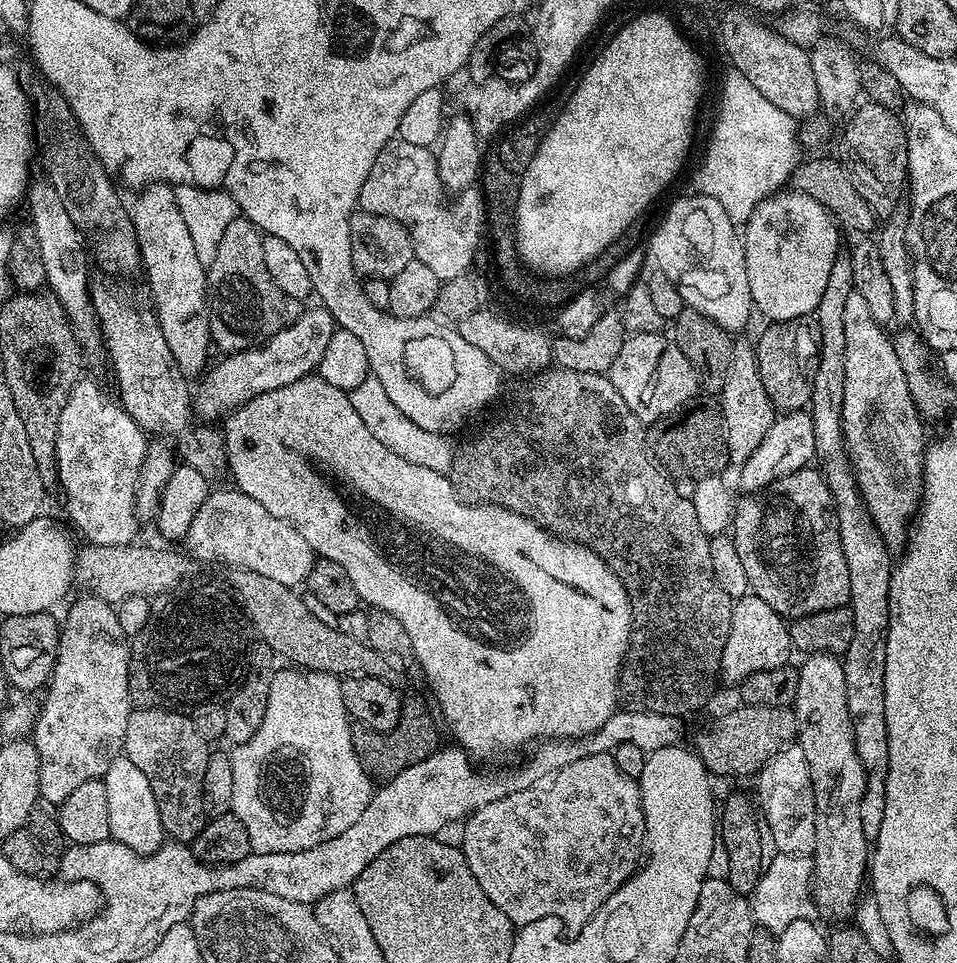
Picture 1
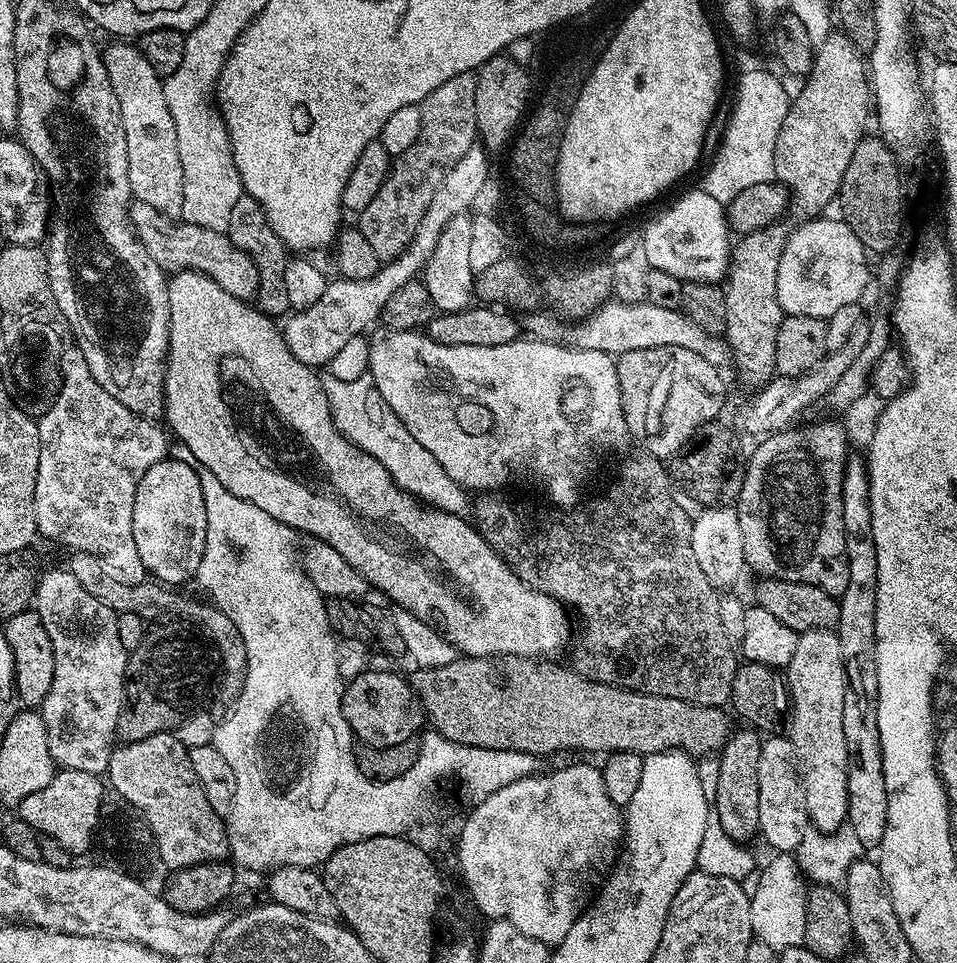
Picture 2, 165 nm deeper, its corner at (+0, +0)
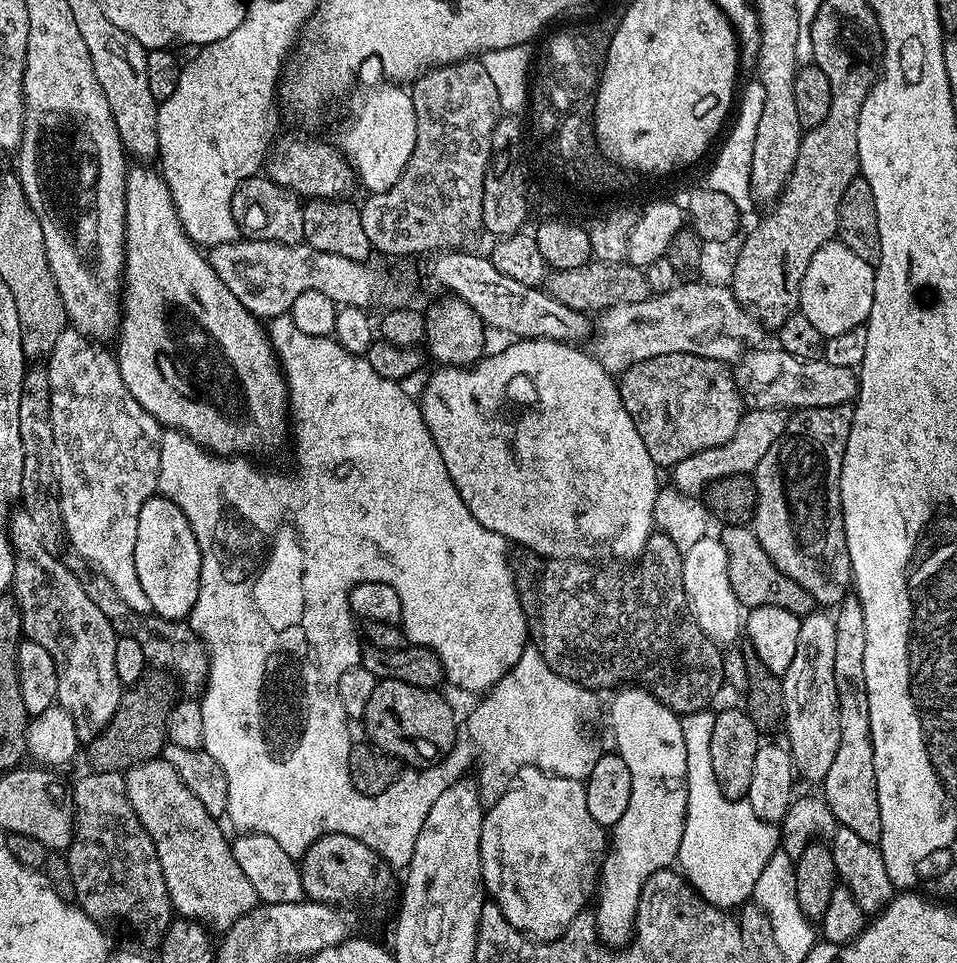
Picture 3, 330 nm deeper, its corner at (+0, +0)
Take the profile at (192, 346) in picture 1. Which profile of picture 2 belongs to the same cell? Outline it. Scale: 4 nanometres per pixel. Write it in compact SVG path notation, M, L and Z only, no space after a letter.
M112 42L102 52L106 74L114 94L118 98L118 110L122 118L122 130L126 134L126 166L130 174L130 190L137 201L154 206L154 209L169 217L179 217L182 213L182 158L178 150L178 130L174 130L174 118L170 106L166 106L164 81L146 62L139 47L132 42Z

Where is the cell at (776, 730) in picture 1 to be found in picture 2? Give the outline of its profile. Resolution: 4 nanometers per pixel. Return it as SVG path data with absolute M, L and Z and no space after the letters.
M461 655L446 666L413 671L412 691L424 709L427 723L442 738L486 750L514 750L537 758L555 752L636 752L652 756L656 752L684 752L693 758L715 755L724 747L730 727L724 710L682 702L678 698L662 698L654 694L631 692L609 684L599 684L579 676L571 667L551 664L548 658L530 656L466 656Z

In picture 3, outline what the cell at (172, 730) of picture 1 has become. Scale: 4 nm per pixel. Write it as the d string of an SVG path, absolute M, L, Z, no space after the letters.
M162 758L144 761L123 773L126 782L126 795L130 798L130 806L134 806L134 814L138 814L138 822L146 826L146 834L154 842L154 850L158 854L158 862L162 866L162 878L166 878L166 890L172 903L175 915L185 920L199 920L205 925L227 930L242 914L256 907L256 891L254 886L242 874L242 866L232 853L229 837L224 837L220 829L221 821L206 811L206 806L190 794L186 782L178 778L178 770L170 766Z

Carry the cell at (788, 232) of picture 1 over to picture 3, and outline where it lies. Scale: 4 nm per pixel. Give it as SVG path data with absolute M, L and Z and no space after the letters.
M839 238L826 241L825 244L810 258L810 266L806 268L806 274L800 287L799 312L814 325L822 335L827 338L846 334L846 330L854 330L867 325L868 315L874 306L874 278L876 268L866 258L858 258L850 246L846 246Z

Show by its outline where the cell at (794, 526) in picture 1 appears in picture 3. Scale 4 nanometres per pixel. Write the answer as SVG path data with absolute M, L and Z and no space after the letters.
M839 404L793 411L783 434L762 454L754 473L756 513L750 527L774 566L794 578L820 606L839 606L854 588L840 501L842 458L846 438L850 438L852 409L852 404Z

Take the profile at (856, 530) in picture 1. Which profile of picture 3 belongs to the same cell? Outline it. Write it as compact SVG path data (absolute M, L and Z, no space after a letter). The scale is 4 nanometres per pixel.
M850 594L838 606L835 613L836 641L834 642L834 678L840 703L840 741L838 754L834 754L834 763L830 766L830 774L822 781L822 797L833 812L833 818L842 828L854 830L866 842L876 844L882 834L882 814L878 808L878 786L874 770L874 746L870 738L870 710L868 695L864 689L864 655L866 654L866 614L862 612L862 602L856 594Z

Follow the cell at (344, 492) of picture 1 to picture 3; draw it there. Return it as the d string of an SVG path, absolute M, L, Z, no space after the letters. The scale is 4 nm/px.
M129 167L126 178L122 315L118 335L114 341L114 355L116 364L120 367L122 382L126 382L126 390L134 394L134 402L138 402L138 406L142 406L142 410L150 413L165 429L186 434L194 442L198 442L217 456L239 456L252 454L248 452L260 452L263 448L276 448L283 442L284 432L286 436L290 422L288 382L284 379L284 369L280 367L280 359L277 358L272 342L268 339L265 325L249 313L245 306L242 306L238 298L230 292L229 287L222 282L221 278L218 278L209 257L184 233L184 227L176 213L174 198L170 198L170 190L166 186L163 175L155 167L140 167L144 168Z

